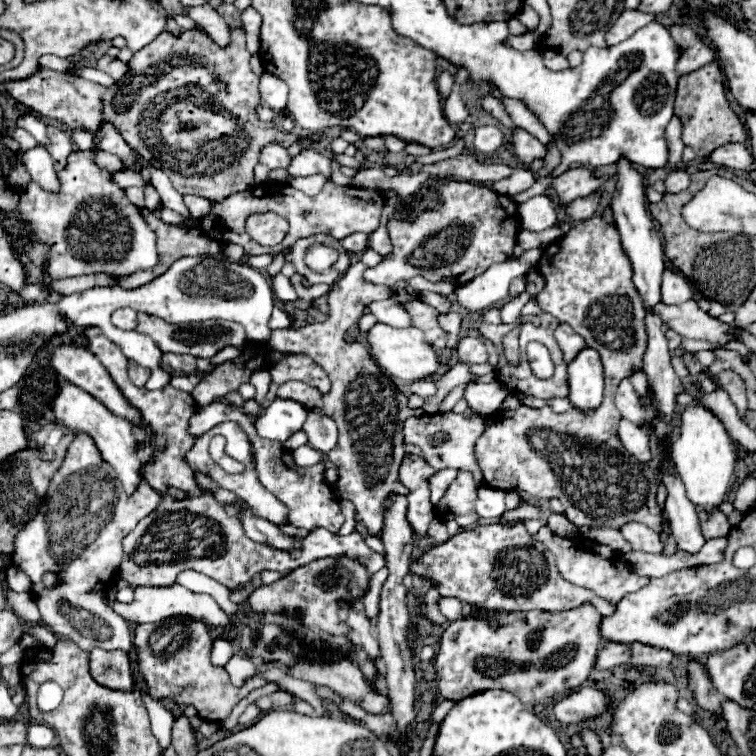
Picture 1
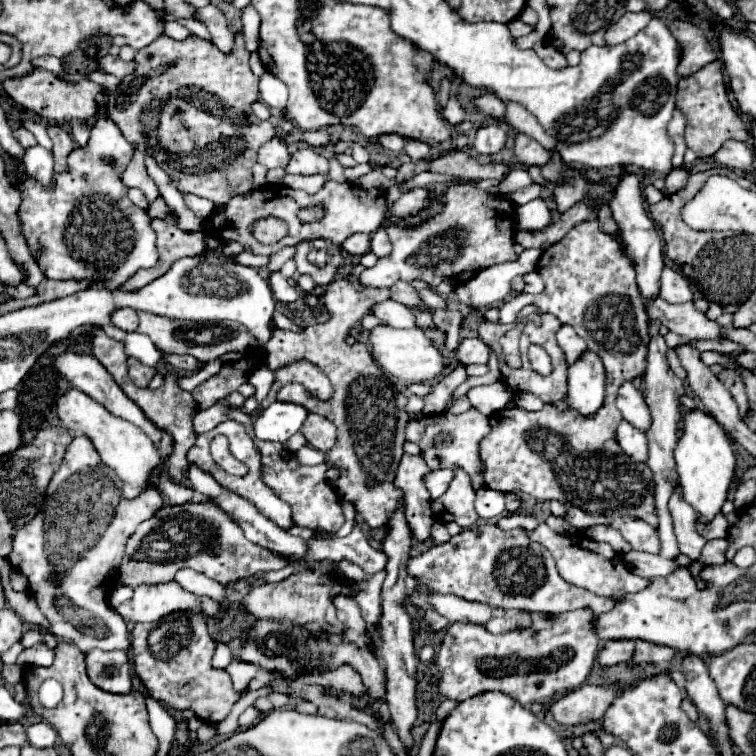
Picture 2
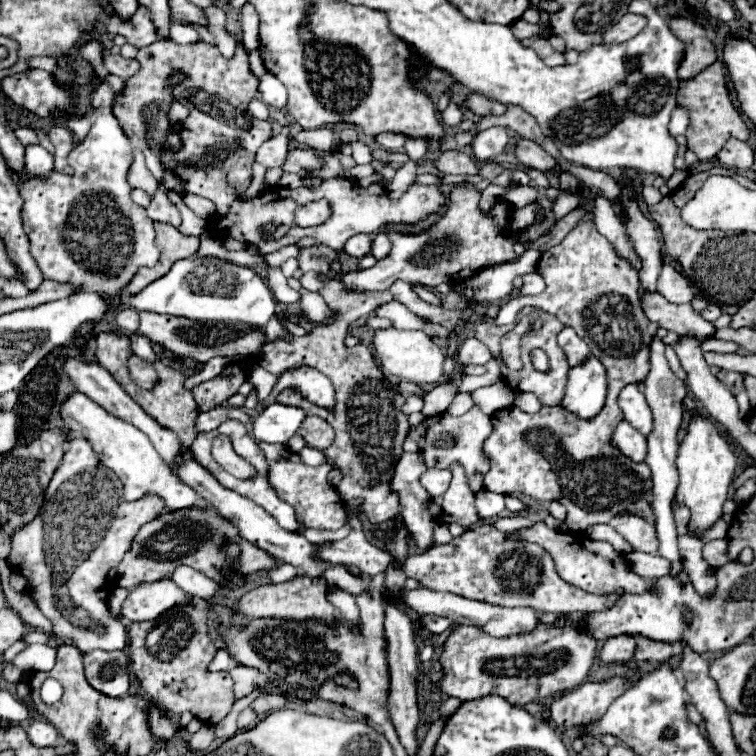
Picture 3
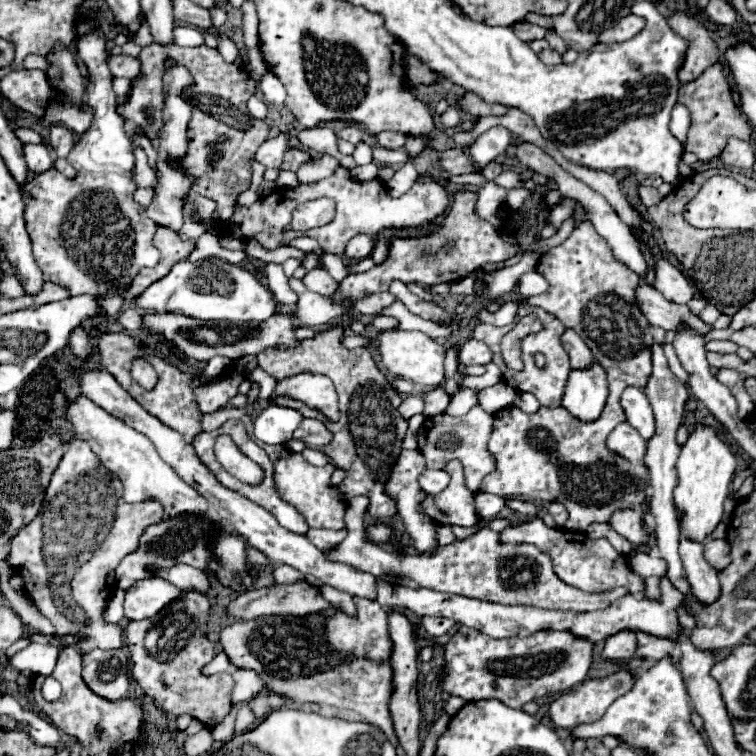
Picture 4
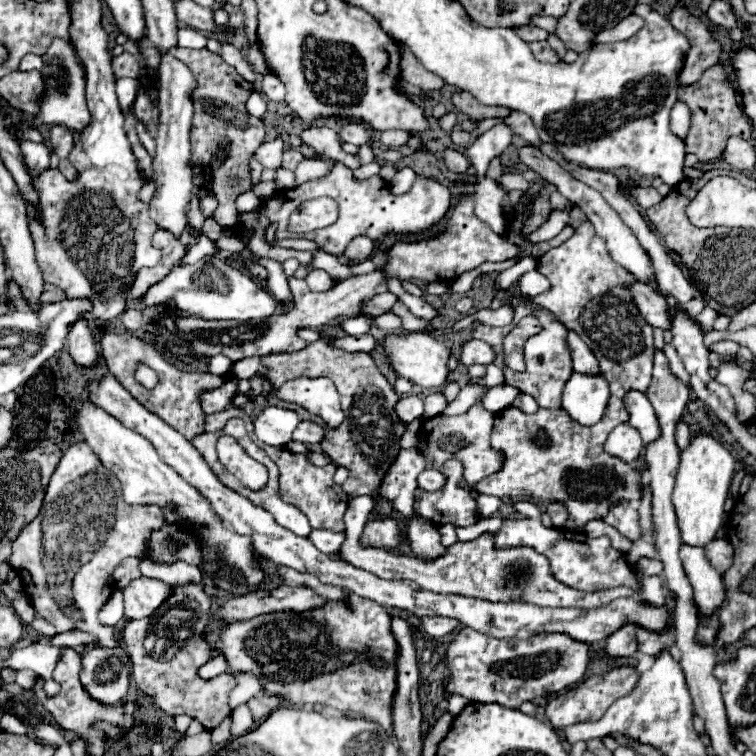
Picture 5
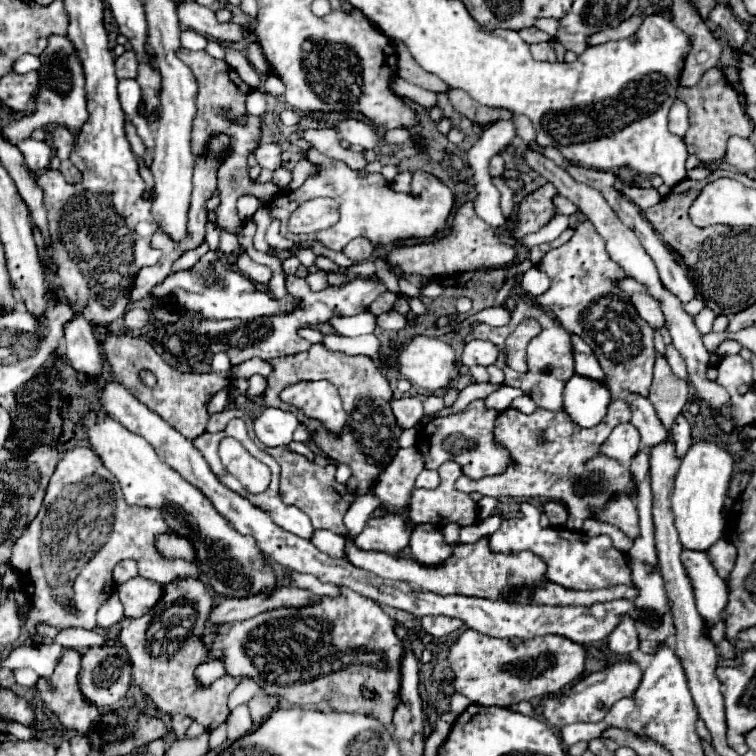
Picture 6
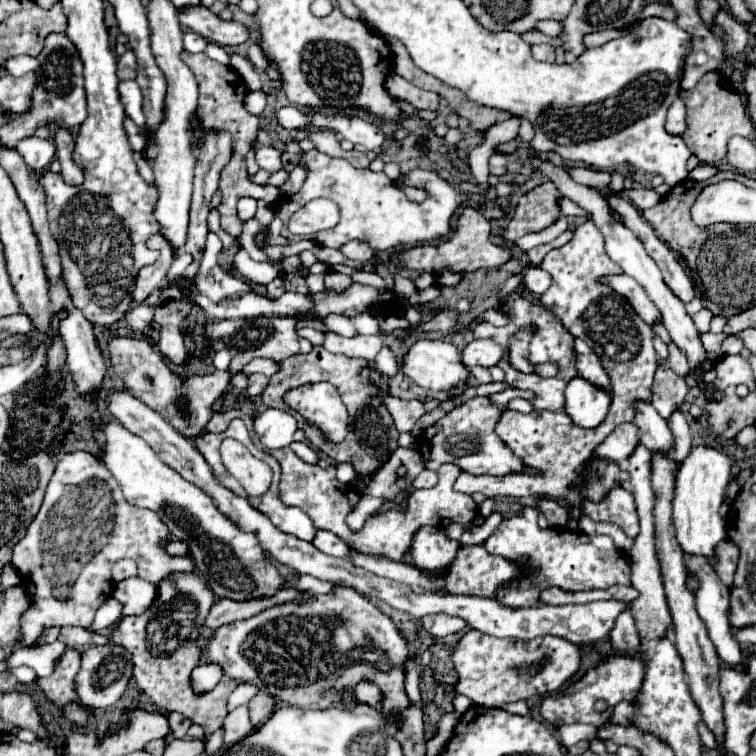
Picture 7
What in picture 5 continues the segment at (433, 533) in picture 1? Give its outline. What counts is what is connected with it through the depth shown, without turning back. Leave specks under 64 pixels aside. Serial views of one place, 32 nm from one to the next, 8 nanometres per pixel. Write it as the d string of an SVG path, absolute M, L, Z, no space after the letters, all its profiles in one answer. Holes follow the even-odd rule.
M444 524L444 526L440 526L438 528L438 532L440 532L440 538L442 538L442 544L444 546L450 546L450 544L454 544L458 538L456 538L456 532L454 532L454 524Z

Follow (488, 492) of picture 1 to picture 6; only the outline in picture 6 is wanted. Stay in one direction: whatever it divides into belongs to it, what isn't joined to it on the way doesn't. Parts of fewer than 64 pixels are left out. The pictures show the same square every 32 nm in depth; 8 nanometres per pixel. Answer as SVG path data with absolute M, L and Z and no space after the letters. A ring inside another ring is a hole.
M482 496L482 500L478 500L478 512L480 516L492 516L494 510L498 506L498 498L492 498L492 496Z

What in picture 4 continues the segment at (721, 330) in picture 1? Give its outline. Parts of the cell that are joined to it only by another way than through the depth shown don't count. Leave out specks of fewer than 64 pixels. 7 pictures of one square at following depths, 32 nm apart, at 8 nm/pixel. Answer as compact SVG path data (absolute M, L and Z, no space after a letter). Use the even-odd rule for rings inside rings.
M644 284L636 288L636 296L638 296L640 308L644 310L644 316L654 326L674 332L680 324L686 324L688 328L696 330L700 336L706 336L708 332L712 332L712 326L702 322L696 314L692 314L686 304L672 304L660 292Z

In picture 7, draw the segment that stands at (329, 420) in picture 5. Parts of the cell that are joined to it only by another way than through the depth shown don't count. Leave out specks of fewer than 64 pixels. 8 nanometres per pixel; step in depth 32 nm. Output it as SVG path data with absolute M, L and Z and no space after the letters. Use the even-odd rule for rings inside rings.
M328 382L304 384L288 390L282 400L304 418L314 422L332 442L338 442L346 434L348 412L340 400L338 390Z

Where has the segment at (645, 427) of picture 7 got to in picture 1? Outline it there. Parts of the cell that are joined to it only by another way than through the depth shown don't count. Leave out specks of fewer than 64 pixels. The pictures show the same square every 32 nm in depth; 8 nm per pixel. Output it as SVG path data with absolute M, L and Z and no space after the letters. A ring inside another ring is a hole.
M624 378L614 394L614 406L620 410L622 418L628 418L632 422L636 422L640 426L642 420L648 420L648 414L644 408L640 408L638 404L638 396L630 384L628 378Z

